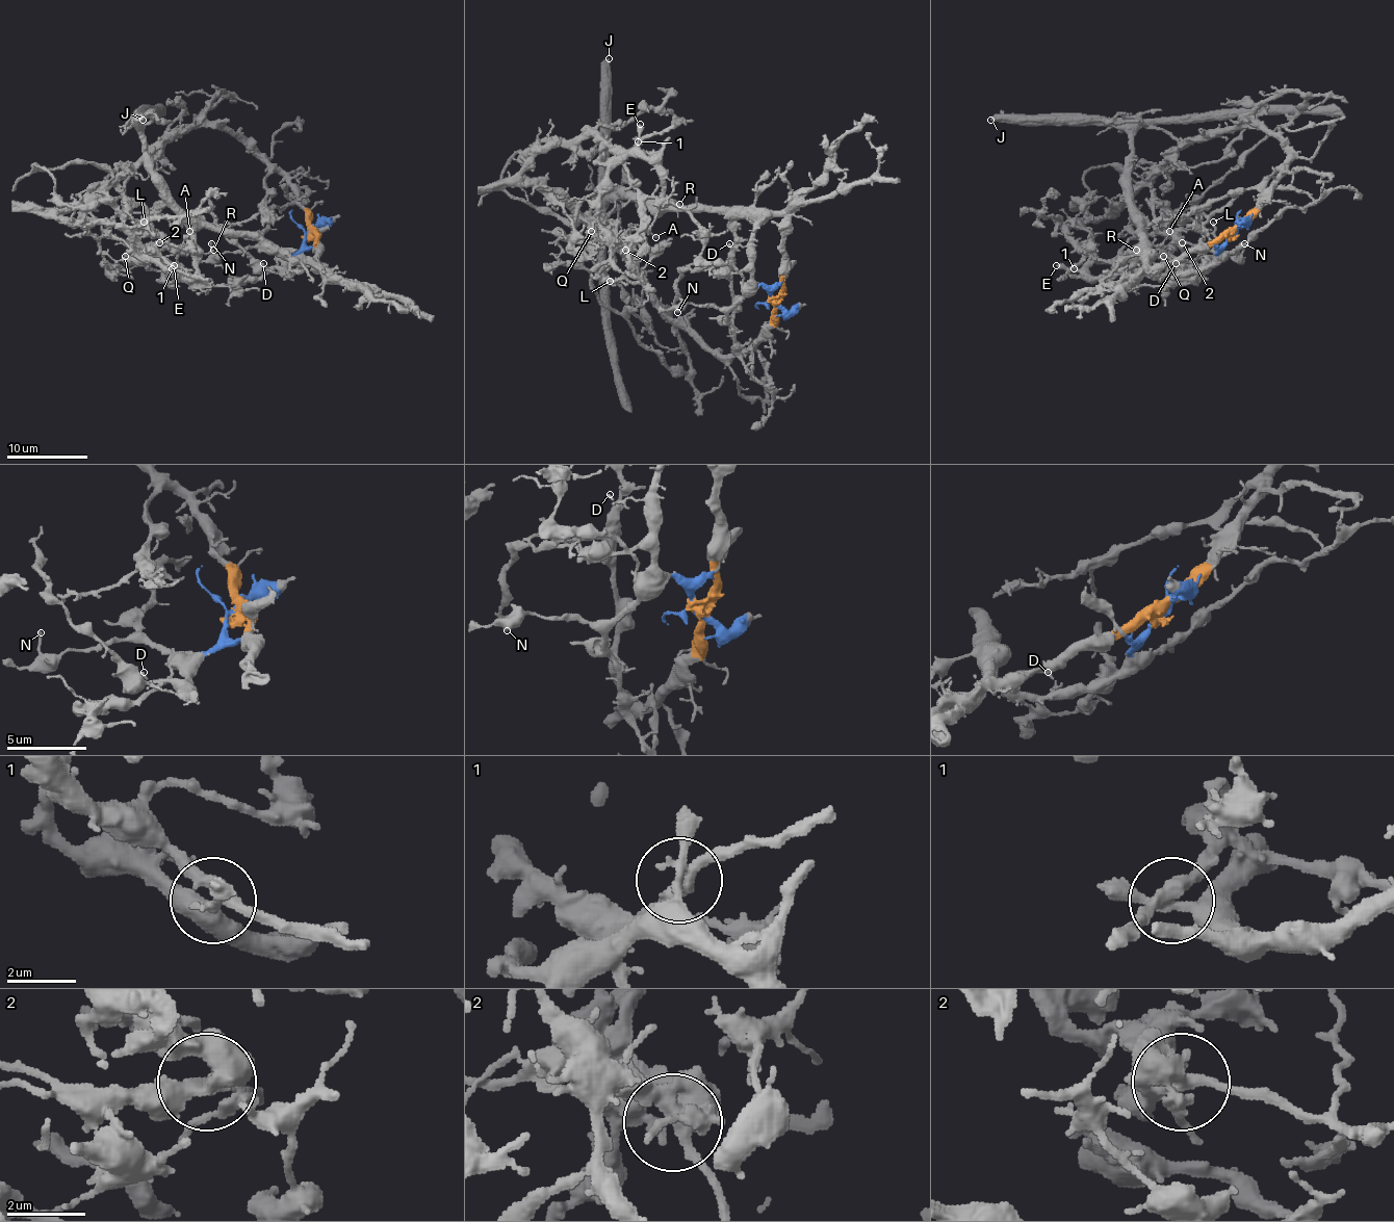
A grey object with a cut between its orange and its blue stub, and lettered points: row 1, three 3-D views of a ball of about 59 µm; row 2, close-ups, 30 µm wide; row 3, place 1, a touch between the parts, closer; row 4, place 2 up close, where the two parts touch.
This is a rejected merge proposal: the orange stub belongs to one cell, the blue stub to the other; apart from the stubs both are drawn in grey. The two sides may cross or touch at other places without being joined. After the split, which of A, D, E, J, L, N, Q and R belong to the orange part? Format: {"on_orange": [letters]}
{"on_orange": []}

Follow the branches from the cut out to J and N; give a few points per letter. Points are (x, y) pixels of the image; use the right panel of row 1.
J: (1234, 233), (1208, 265), (1160, 275), (1150, 266), (1143, 216), (1134, 206), (1126, 132), (1103, 122), (990, 120)
N: (1234, 233), (1218, 255), (1231, 255), (1240, 246), (1236, 255), (1242, 251), (1244, 242)

